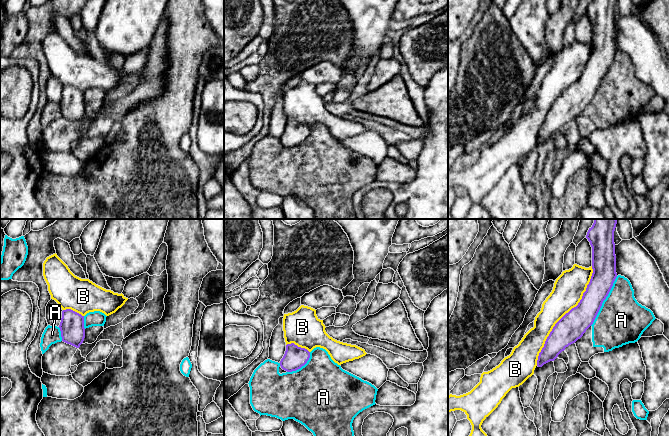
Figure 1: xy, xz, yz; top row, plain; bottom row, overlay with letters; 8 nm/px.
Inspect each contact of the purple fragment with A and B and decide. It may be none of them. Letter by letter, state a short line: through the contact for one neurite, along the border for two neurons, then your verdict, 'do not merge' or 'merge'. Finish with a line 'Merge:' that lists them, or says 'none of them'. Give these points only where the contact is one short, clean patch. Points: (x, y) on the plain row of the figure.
A: do not merge
B: do not merge
Merge: none of them

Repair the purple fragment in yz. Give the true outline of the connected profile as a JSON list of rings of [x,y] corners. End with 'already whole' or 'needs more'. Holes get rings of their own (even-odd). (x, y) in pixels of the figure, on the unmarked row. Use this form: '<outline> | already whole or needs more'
[[[593,0],[586,14],[592,23],[593,49],[578,81],[553,103],[539,129],[537,142],[554,137],[593,100],[617,53],[614,7],[616,0]]] | already whole

